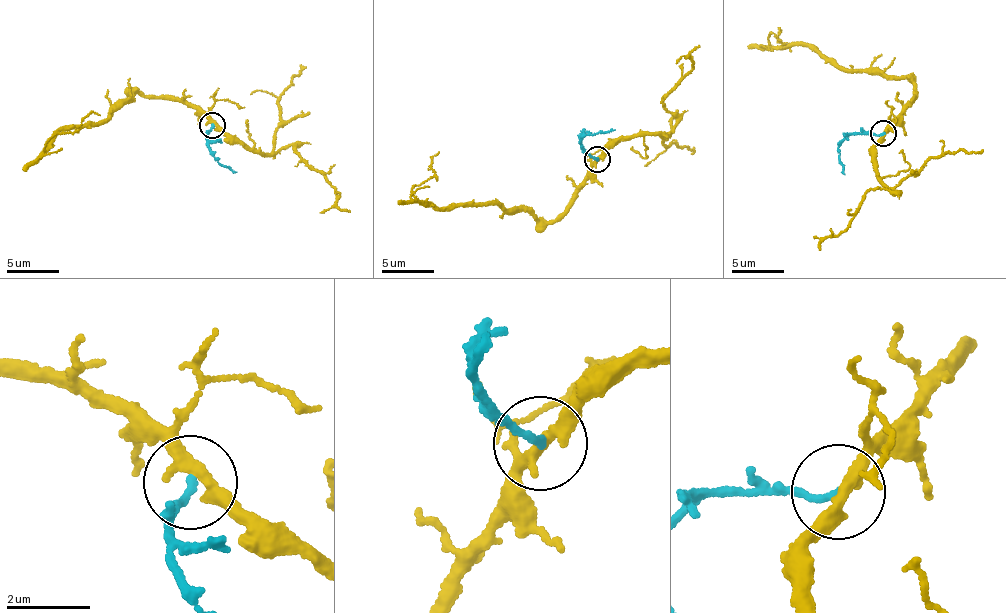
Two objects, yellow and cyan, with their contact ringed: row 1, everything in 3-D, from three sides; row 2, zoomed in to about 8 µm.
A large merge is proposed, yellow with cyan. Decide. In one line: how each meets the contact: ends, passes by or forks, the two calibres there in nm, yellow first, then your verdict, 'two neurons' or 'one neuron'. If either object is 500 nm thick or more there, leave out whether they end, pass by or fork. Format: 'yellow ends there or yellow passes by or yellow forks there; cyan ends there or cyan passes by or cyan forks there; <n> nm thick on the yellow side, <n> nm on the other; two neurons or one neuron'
yellow passes by; cyan ends there; 320 nm thick on the yellow side, 170 nm on the other; two neurons

